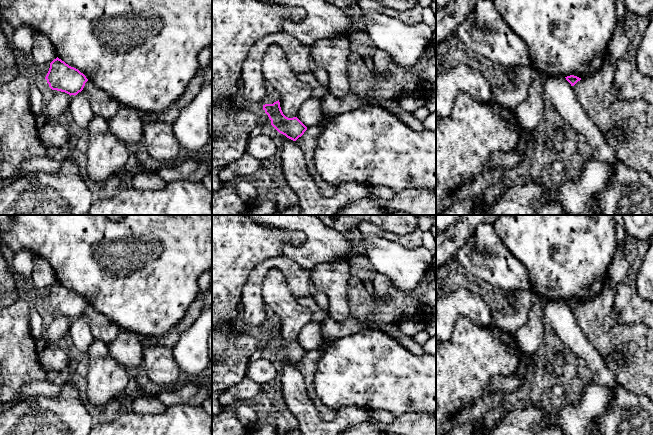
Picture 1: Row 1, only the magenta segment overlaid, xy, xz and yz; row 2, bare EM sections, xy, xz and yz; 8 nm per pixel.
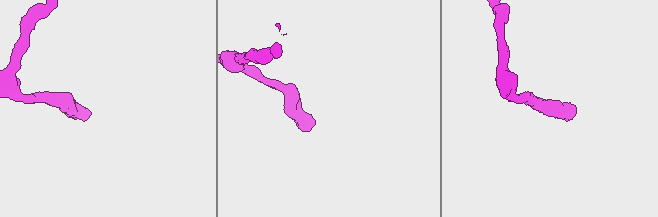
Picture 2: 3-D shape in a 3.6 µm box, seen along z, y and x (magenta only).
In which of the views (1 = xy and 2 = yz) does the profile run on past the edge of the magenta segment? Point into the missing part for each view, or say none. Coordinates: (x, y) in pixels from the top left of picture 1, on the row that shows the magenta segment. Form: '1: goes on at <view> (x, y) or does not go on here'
1: does not go on here
2: does not go on here

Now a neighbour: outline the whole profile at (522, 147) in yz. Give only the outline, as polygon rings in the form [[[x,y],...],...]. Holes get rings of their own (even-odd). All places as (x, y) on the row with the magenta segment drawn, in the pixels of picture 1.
[[[521,130],[520,132],[518,145],[516,146],[515,151],[519,154],[524,154],[528,151],[526,132],[524,130]]]

